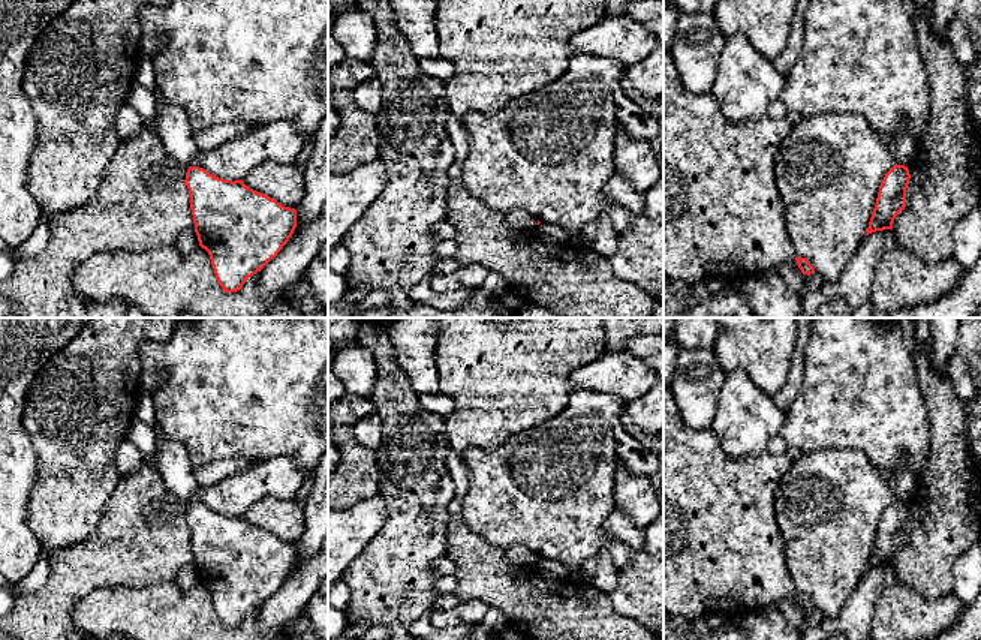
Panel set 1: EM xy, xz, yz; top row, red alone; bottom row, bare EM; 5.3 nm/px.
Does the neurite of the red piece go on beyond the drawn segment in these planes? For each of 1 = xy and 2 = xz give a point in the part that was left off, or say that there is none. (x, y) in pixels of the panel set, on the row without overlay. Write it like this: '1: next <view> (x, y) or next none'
1: next none
2: next none

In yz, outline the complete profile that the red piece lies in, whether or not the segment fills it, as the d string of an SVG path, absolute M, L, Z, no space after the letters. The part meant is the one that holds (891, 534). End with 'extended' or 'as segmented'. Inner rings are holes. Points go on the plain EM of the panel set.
M897 499L885 510L866 571L876 567L893 565L896 552L906 543L909 514L908 502Z | as segmented

